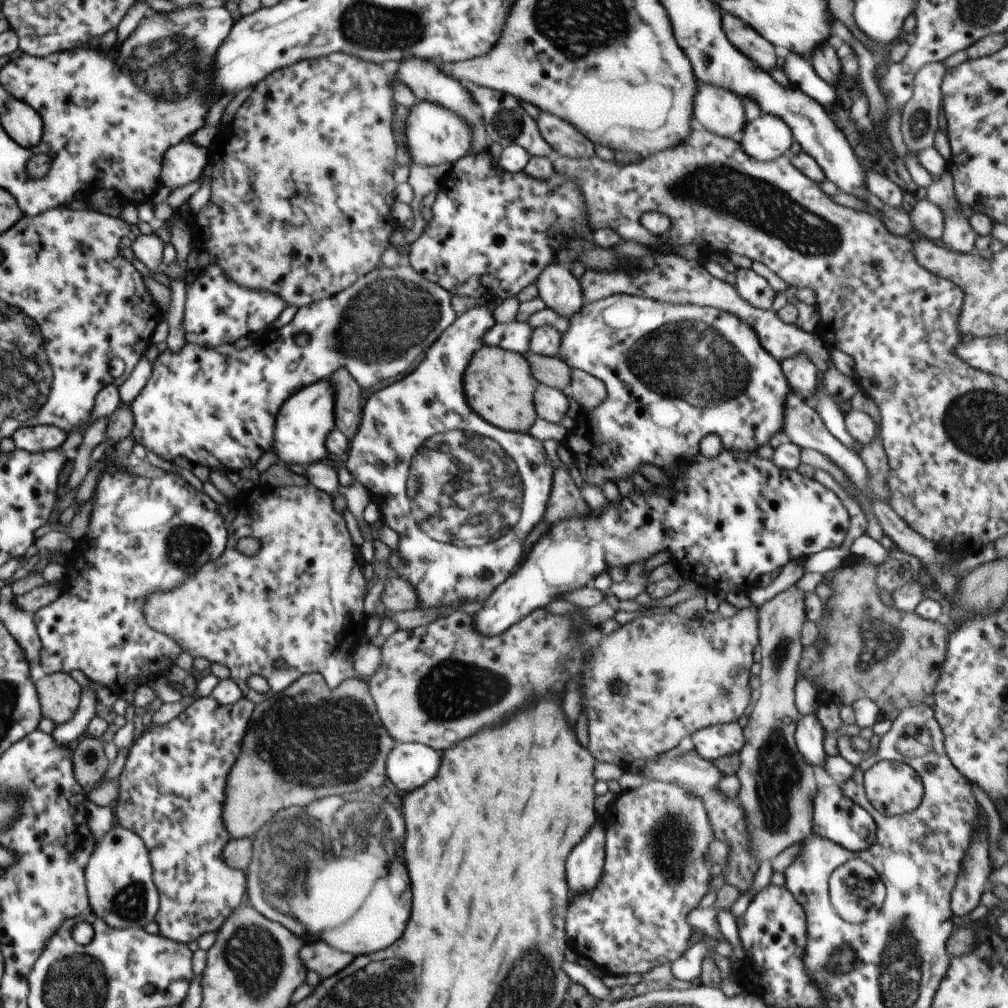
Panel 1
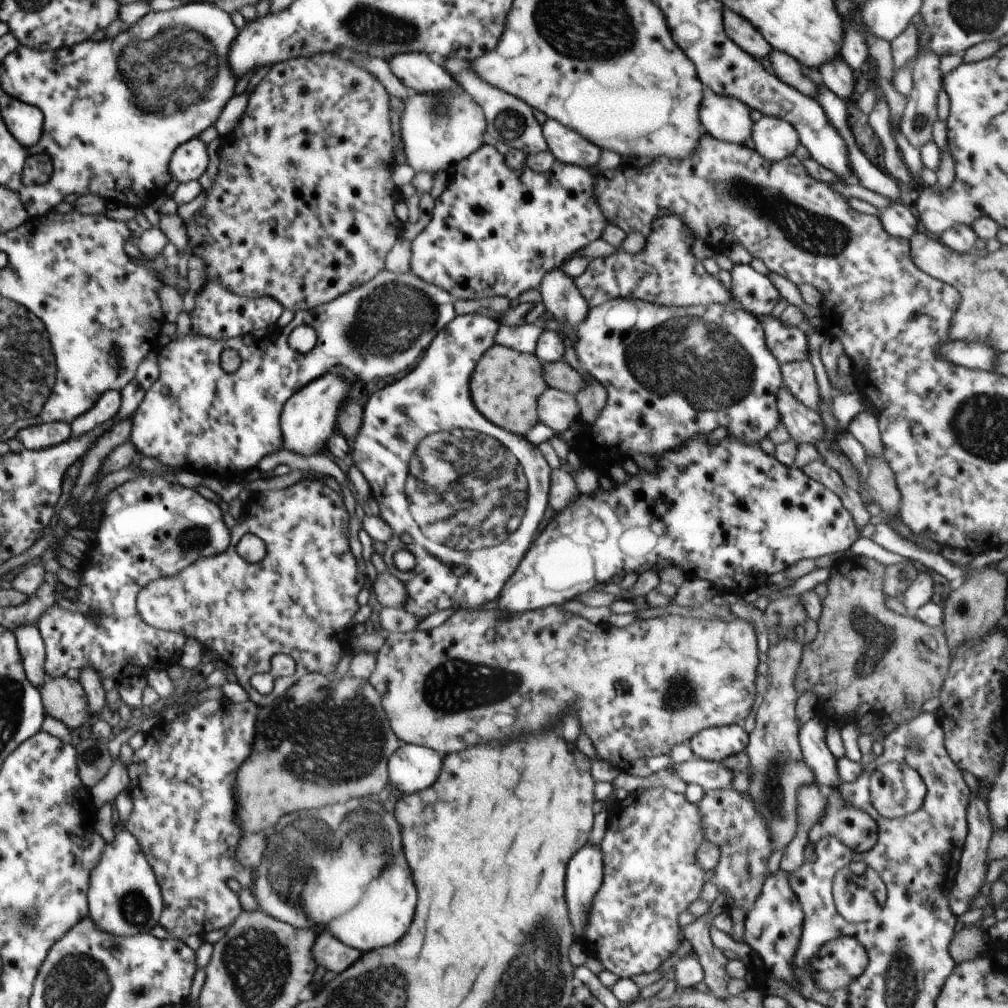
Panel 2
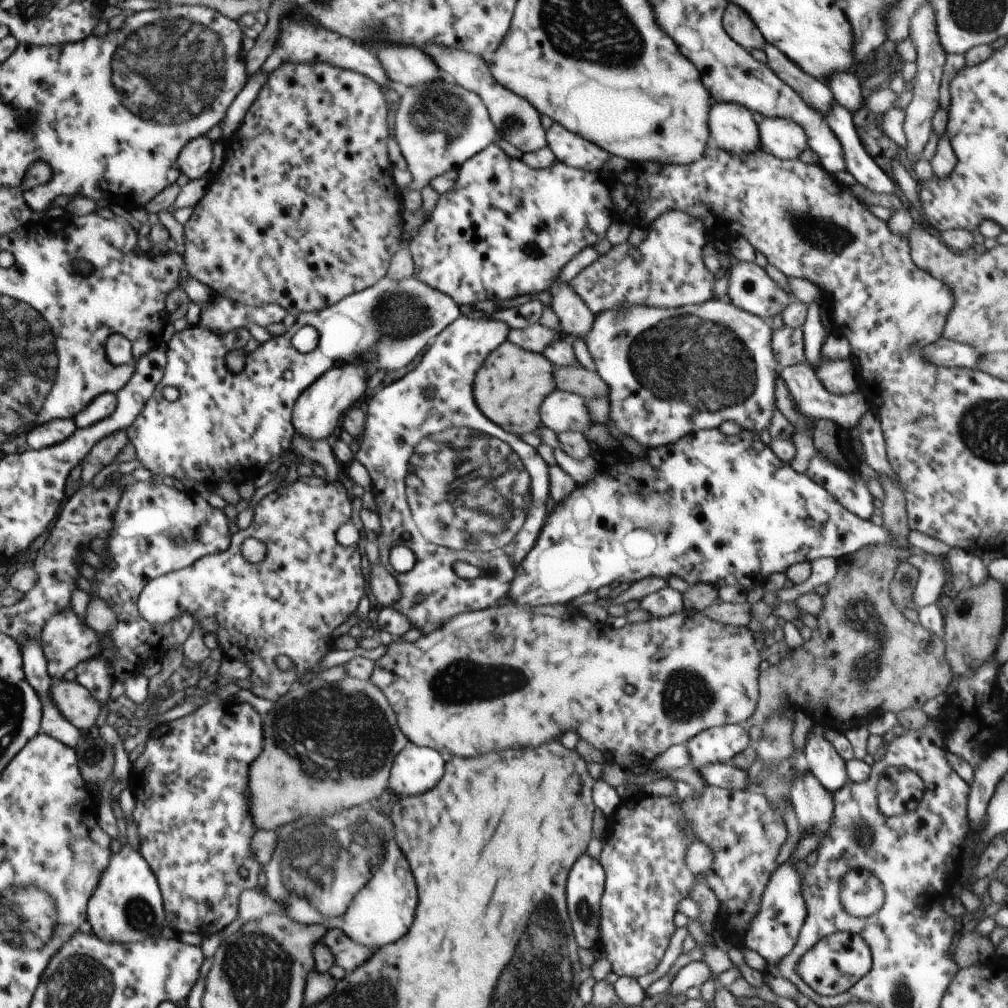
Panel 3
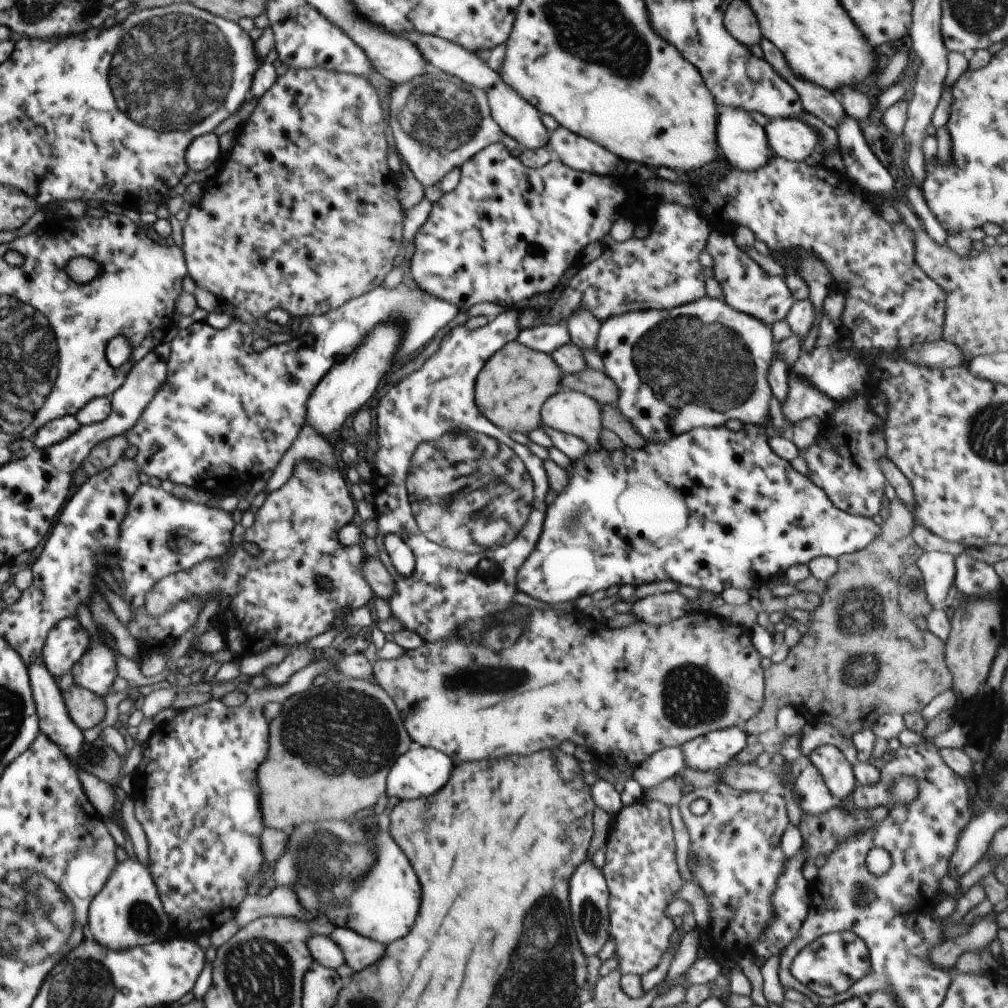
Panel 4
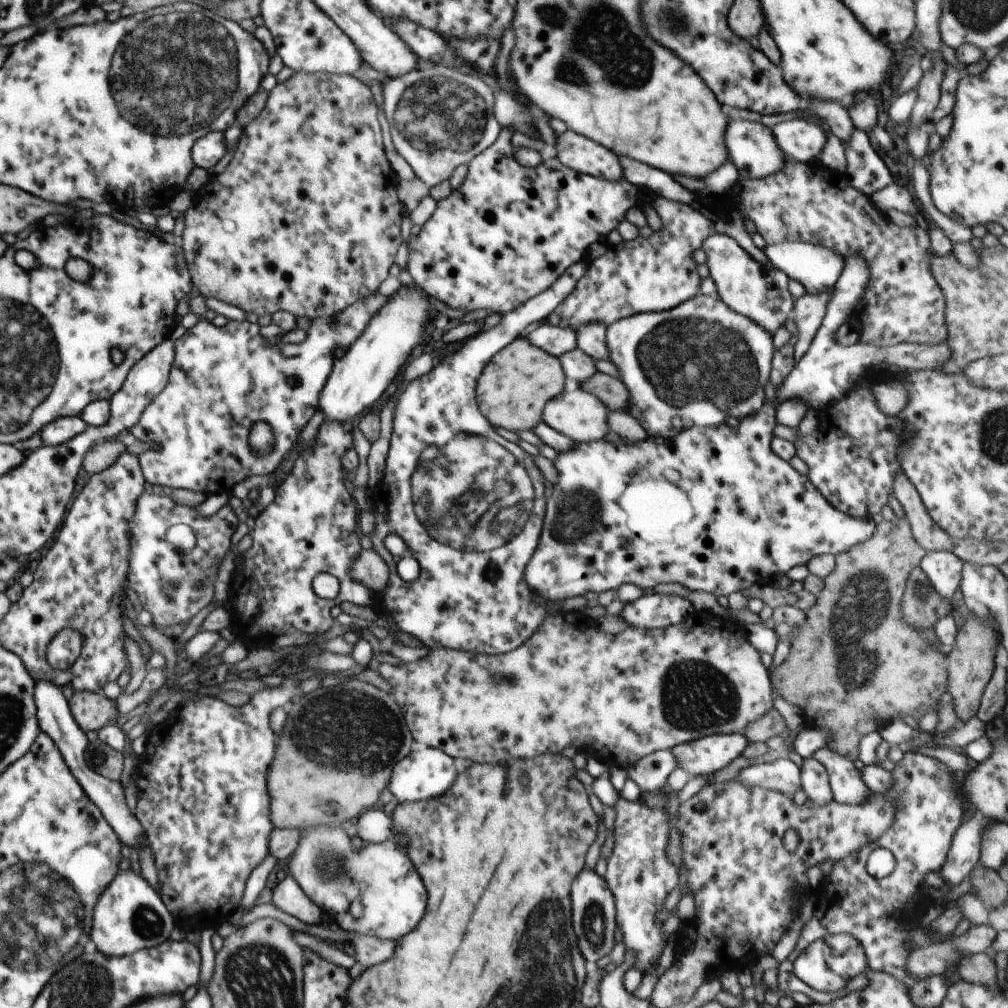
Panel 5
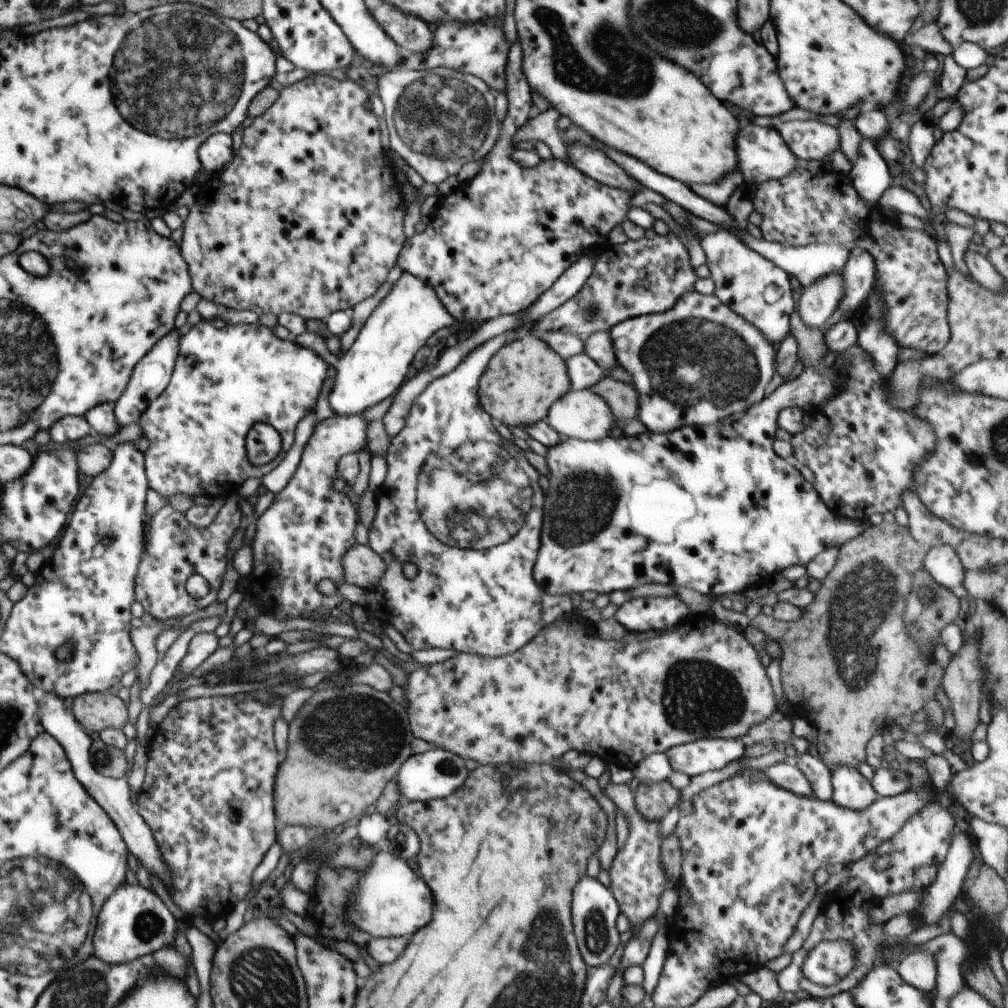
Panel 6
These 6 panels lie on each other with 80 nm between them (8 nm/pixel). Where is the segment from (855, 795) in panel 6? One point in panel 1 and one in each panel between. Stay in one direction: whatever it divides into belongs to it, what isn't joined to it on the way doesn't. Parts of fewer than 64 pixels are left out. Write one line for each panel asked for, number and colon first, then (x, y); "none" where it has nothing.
1: (809, 736)
2: (811, 737)
3: (825, 765)
4: (836, 771)
5: (847, 786)

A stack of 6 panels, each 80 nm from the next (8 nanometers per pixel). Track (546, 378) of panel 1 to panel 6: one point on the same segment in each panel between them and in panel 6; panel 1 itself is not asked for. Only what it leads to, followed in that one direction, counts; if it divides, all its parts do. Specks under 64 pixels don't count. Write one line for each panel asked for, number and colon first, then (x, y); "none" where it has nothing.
2: (559, 375)
3: (573, 379)
4: (597, 384)
5: (611, 391)
6: (622, 398)

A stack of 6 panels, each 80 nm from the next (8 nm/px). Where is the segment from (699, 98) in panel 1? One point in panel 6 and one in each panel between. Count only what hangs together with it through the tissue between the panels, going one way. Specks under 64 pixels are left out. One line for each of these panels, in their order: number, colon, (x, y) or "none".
2: (727, 119)
3: (731, 126)
4: (745, 145)
5: (752, 147)
6: (762, 155)

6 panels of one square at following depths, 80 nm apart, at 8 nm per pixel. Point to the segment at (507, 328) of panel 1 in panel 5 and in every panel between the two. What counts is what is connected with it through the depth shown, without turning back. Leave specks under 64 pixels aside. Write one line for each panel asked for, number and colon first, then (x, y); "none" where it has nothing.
2: (523, 338)
3: (535, 338)
4: (544, 337)
5: (555, 340)

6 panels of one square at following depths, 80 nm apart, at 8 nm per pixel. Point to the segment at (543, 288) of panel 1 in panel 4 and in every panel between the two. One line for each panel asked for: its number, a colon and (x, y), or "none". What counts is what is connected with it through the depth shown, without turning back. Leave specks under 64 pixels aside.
2: (561, 298)
3: (575, 317)
4: (584, 327)

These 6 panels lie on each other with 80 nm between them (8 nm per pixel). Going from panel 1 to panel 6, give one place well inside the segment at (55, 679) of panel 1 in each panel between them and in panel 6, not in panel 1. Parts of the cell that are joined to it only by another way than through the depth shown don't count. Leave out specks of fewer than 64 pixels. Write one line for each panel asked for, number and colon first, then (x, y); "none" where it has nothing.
2: (64, 699)
3: (76, 705)
4: (86, 709)
5: (92, 711)
6: (95, 712)

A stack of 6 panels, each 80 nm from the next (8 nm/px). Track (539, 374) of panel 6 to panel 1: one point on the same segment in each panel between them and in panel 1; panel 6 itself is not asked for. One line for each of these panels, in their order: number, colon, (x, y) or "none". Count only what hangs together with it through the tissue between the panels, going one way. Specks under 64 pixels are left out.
1: (498, 385)
2: (505, 386)
3: (509, 389)
4: (511, 389)
5: (520, 380)

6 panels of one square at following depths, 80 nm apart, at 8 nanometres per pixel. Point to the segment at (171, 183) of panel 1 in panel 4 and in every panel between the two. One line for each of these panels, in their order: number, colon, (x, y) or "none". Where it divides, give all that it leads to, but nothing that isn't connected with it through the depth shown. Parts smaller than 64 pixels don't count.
2: (189, 161)
3: (195, 159)
4: (203, 151)

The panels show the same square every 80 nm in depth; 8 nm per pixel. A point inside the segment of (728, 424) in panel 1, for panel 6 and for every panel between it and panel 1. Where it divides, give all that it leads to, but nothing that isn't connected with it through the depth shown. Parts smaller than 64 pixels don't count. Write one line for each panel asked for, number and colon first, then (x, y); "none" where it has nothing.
2: (671, 373)
3: (669, 372)
4: (664, 361)
5: (698, 364)
6: (700, 343)

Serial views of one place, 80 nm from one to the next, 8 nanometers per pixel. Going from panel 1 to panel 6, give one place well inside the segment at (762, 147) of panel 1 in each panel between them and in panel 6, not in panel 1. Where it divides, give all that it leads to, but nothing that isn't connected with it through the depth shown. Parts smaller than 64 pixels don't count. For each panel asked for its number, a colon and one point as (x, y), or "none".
2: (773, 138)
3: (783, 138)
4: (792, 139)
5: (799, 140)
6: (809, 140)

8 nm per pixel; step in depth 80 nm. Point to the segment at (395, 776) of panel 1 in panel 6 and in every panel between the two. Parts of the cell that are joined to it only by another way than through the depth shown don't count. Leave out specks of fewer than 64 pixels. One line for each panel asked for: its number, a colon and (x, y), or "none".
2: (411, 768)
3: (415, 769)
4: (421, 772)
5: (426, 773)
6: (435, 774)

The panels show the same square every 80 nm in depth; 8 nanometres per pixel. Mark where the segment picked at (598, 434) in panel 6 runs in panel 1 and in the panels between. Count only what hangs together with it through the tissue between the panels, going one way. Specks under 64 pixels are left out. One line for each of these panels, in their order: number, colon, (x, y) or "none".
1: (552, 405)
2: (557, 409)
3: (561, 411)
4: (569, 411)
5: (578, 414)

